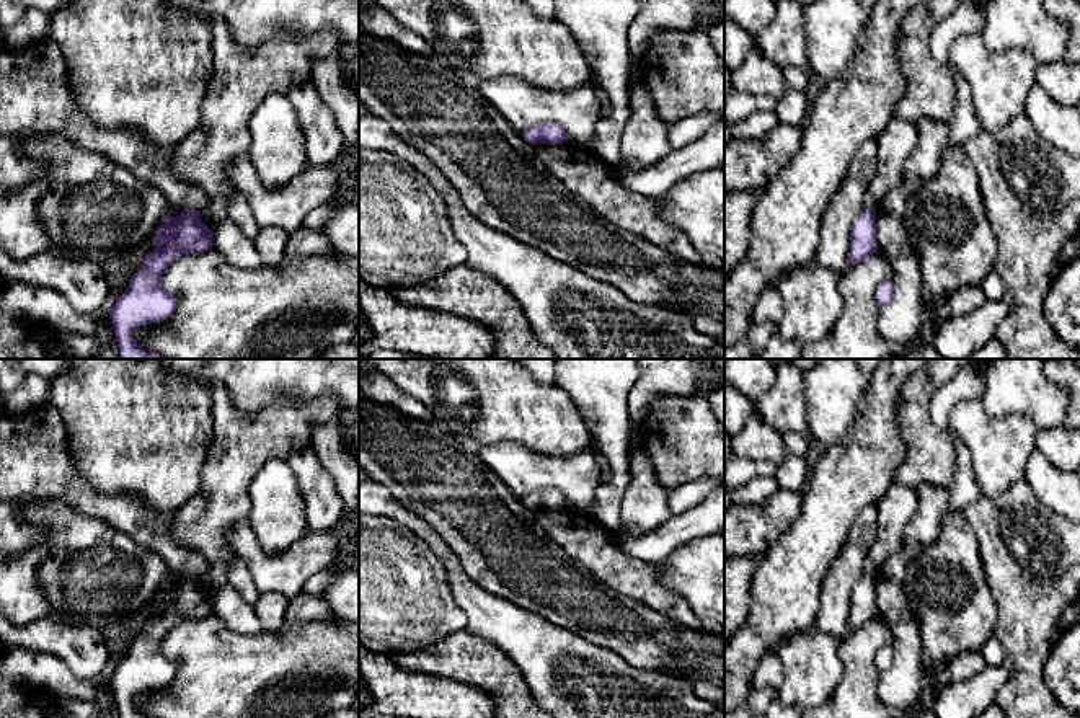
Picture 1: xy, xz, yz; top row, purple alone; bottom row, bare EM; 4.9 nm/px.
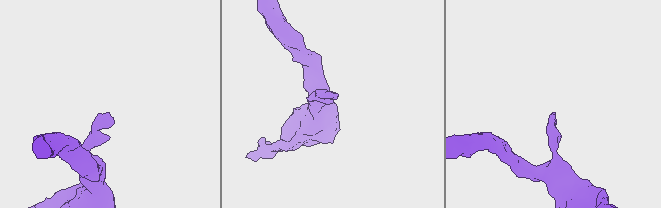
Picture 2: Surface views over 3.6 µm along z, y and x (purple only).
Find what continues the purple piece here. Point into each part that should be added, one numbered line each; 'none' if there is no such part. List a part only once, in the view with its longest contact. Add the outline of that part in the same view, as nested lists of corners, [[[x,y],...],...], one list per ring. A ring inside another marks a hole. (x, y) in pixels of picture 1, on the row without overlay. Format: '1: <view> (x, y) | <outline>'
none

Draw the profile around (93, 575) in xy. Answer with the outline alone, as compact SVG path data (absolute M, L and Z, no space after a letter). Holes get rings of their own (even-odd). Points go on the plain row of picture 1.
M60 499L31 501L20 507L23 521L46 530L47 556L39 563L38 579L54 615L65 623L93 627L106 635L111 627L150 607L170 581L166 563L103 519L70 507Z

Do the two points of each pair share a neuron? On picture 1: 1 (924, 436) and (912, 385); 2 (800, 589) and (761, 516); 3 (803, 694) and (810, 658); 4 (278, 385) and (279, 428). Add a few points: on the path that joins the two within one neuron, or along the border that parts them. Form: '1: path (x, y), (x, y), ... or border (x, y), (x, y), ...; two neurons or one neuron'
1: path (916, 423), (914, 398); one neuron
2: border (800, 511), (792, 524), (759, 557); two neurons
3: path (803, 686), (810, 679), (810, 666); one neuron
4: border (315, 398), (278, 400), (250, 415), (240, 410); two neurons

